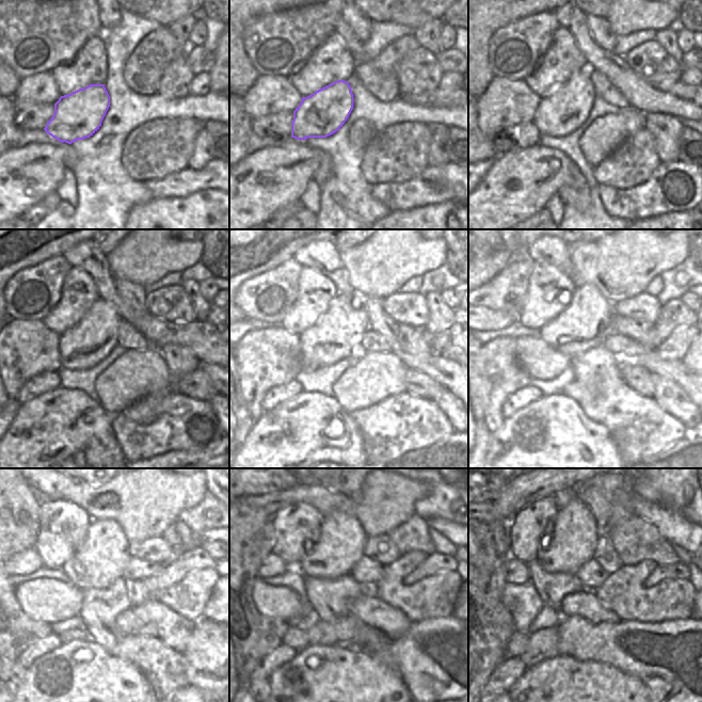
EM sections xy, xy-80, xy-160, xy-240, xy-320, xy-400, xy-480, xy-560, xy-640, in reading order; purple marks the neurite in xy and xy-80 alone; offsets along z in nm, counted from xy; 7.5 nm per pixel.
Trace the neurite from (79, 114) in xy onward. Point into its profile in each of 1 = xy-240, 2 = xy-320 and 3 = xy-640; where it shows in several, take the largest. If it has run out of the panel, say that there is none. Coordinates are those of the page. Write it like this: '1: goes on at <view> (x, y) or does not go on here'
1: goes on at xy-240 (82, 347)
2: goes on at xy-320 (337, 334)
3: goes on at xy-640 (569, 541)

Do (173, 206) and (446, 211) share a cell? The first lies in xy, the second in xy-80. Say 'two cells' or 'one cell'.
one cell

